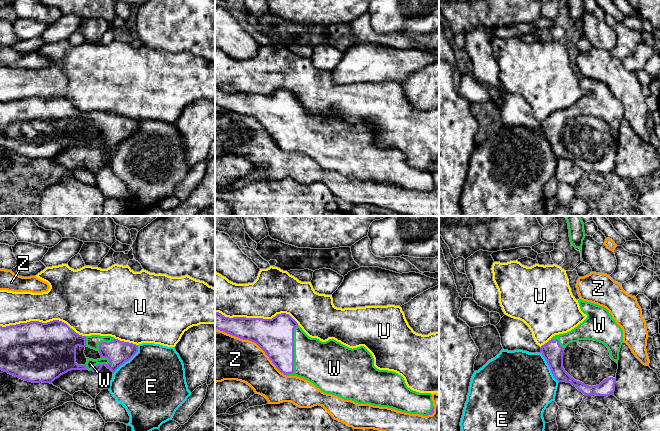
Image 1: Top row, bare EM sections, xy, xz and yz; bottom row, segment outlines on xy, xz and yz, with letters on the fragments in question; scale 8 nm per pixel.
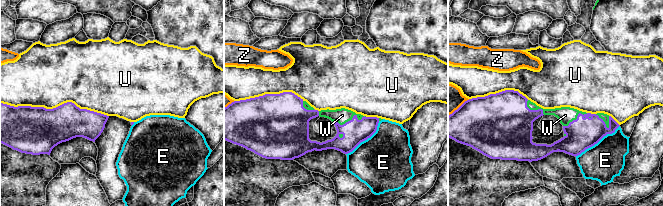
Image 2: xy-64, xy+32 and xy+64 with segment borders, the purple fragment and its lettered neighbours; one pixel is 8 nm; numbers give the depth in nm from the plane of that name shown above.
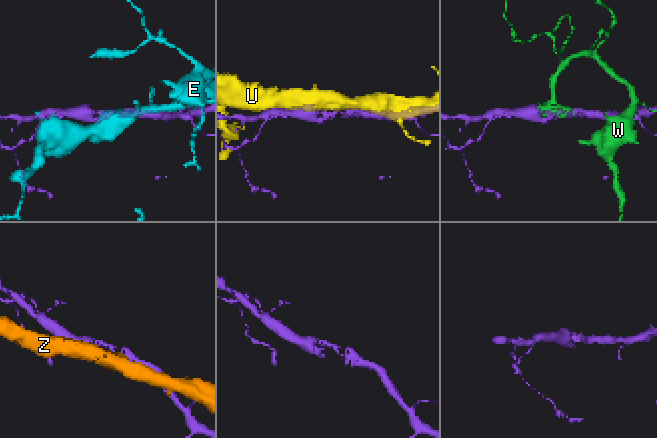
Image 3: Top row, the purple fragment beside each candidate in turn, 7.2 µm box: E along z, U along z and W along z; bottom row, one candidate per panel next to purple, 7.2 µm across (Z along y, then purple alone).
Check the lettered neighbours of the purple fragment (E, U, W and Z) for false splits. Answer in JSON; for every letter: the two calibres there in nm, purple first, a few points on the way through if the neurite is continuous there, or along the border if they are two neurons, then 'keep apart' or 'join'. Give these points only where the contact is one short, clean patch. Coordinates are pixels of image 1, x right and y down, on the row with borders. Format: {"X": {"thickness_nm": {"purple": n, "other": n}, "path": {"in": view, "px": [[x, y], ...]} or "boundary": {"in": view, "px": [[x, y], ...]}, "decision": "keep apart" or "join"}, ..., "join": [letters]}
{"E": {"thickness_nm": {"purple": 190, "other": 480}, "decision": "keep apart"}, "U": {"thickness_nm": {"purple": 300, "other": 360}, "decision": "keep apart"}, "W": {"thickness_nm": {"purple": 300, "other": 360}, "decision": "join"}, "Z": {"thickness_nm": {"purple": 300, "other": 360}, "decision": "keep apart"}, "join": ["W"]}

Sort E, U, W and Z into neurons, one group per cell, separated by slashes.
E / U / W / Z

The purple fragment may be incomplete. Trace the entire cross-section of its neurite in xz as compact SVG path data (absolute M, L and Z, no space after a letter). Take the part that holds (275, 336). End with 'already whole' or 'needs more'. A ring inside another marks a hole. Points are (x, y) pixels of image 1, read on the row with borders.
M215 312L215 329L256 343L281 373L308 380L324 393L358 404L388 407L410 414L428 416L434 413L431 393L413 391L398 373L377 369L372 354L364 346L352 349L334 339L322 342L311 338L289 314L263 319L229 318Z | needs more

